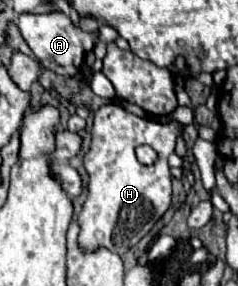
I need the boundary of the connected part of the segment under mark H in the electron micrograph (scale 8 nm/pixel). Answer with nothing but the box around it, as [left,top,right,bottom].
[78,104,182,256]

